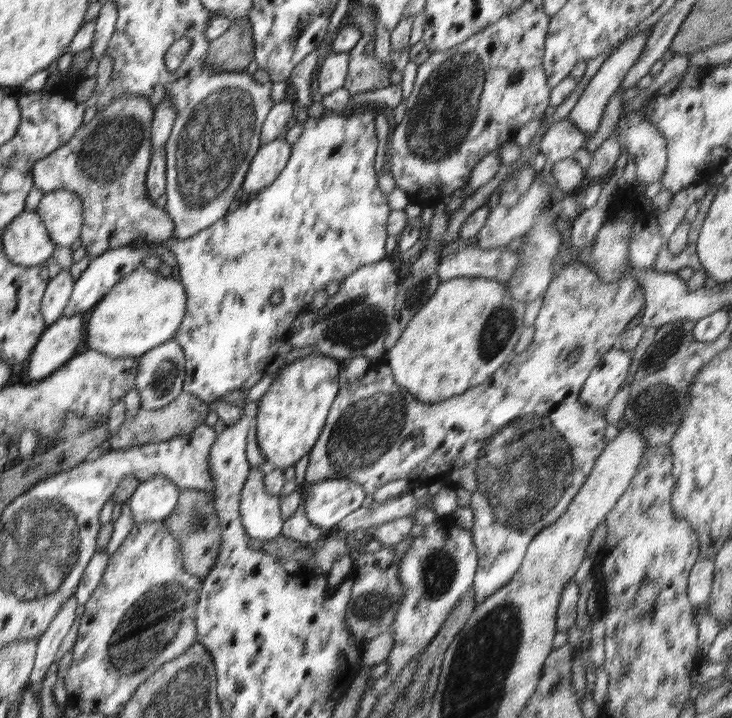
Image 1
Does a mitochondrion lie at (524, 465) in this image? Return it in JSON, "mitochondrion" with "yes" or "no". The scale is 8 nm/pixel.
{"mitochondrion":"yes"}

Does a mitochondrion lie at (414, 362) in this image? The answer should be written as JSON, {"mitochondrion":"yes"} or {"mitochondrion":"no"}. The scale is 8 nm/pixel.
{"mitochondrion":"no"}

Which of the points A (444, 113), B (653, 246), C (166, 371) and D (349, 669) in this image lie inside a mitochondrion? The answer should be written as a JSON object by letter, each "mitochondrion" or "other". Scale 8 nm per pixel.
{"A":"mitochondrion","B":"other","C":"mitochondrion","D":"other"}

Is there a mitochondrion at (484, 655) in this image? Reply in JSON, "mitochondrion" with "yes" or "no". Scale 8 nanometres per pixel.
{"mitochondrion":"yes"}

